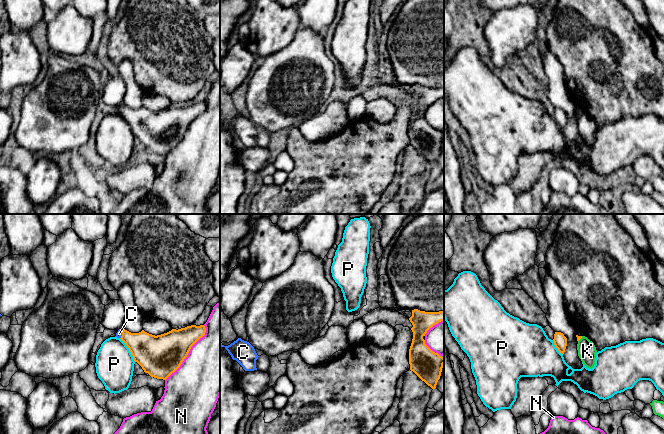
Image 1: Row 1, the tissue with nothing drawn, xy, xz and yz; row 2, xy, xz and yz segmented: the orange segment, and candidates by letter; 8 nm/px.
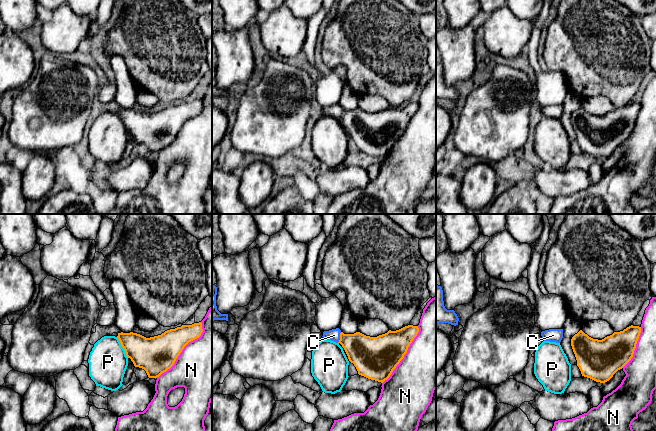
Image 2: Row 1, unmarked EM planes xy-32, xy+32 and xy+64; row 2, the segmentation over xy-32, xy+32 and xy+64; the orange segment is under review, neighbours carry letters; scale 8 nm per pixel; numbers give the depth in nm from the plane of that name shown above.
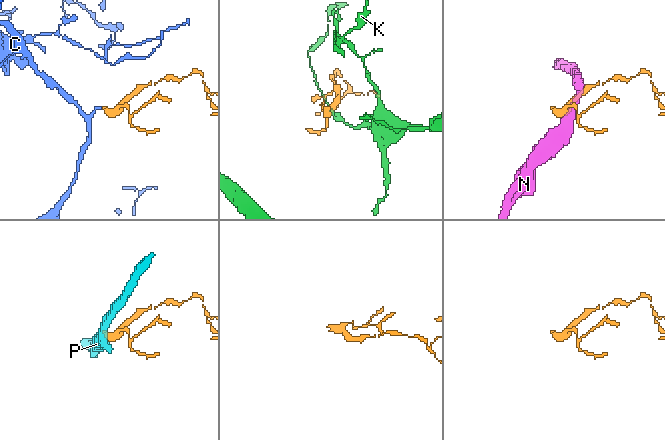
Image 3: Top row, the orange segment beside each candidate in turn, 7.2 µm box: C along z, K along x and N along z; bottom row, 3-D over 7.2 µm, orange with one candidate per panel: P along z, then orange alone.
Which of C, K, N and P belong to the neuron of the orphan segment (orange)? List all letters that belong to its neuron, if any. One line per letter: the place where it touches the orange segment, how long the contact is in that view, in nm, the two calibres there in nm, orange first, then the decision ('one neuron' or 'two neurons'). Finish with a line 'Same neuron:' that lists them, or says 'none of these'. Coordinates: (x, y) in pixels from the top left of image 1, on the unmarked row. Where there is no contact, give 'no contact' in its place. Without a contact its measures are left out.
C: contact xy (122, 110); length 80 nm; calibres 260 and 50 nm; one neuron
K: contact yz (580, 114); length 60 nm; calibres 30 and 150 nm; two neurons
N: contact xy (188, 128); length 550 nm; calibres 340 and 480 nm; two neurons
P: contact xy (129, 126); length 240 nm; calibres 340 and 300 nm; two neurons
Same neuron: C

